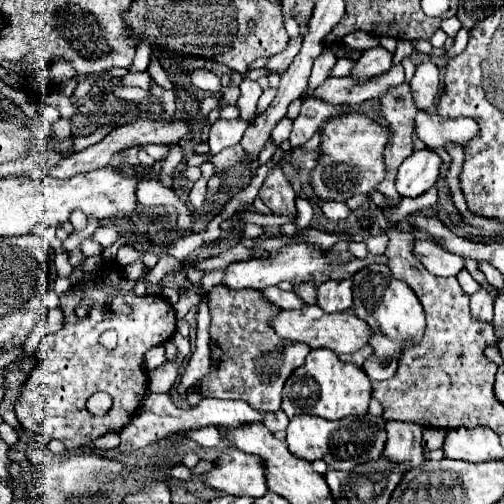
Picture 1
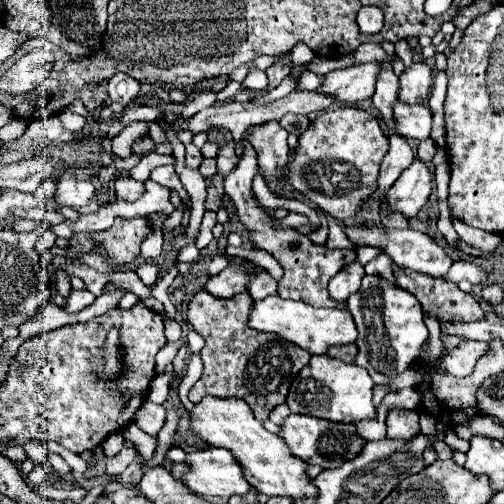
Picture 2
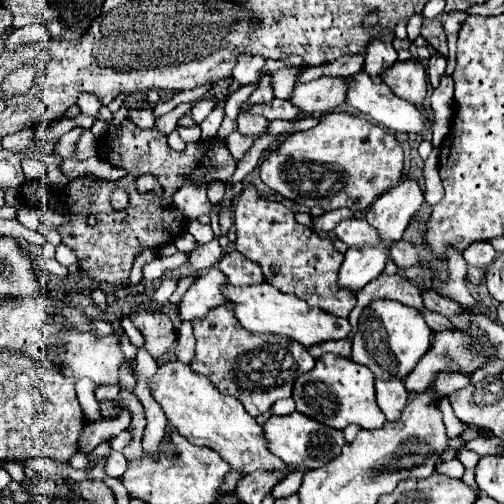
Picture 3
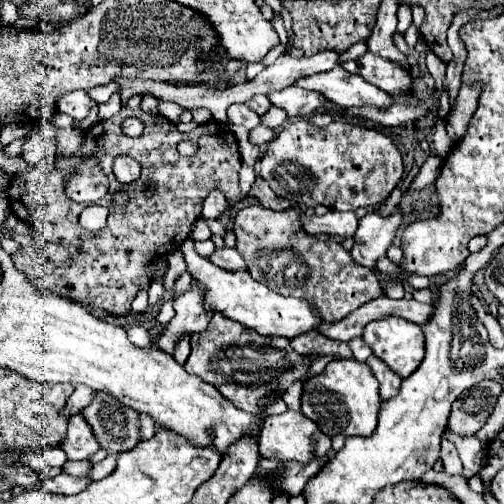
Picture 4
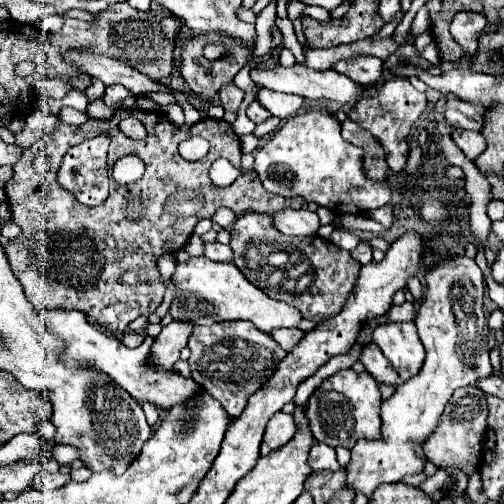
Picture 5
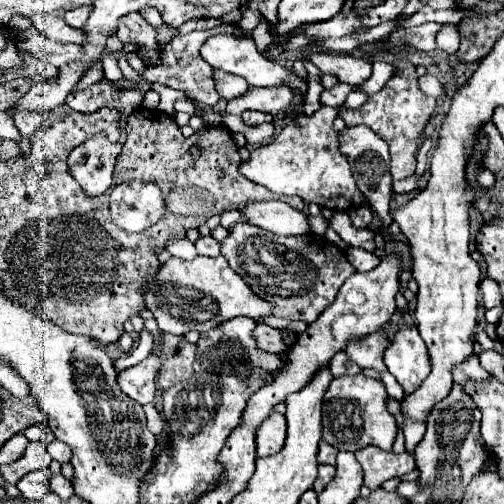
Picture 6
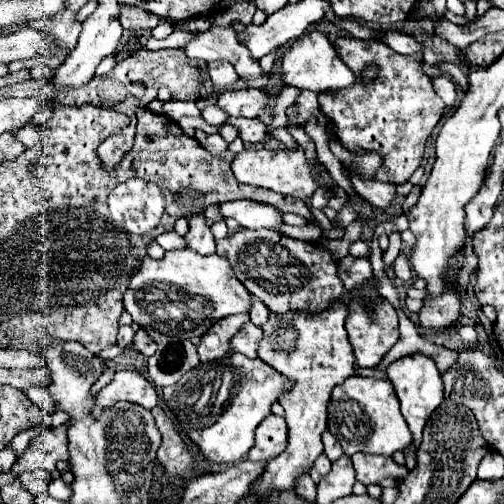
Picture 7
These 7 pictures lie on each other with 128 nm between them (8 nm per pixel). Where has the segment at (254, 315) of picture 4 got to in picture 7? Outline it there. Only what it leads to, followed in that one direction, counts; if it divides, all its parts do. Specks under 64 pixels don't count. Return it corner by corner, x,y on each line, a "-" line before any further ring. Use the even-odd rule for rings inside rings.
176,250
166,252
162,260
144,258
140,272
132,276
128,292
124,292
124,308
140,326
154,326
168,336
202,336
218,320
248,312
252,306
252,294
232,272
232,266
222,256
200,256
198,252

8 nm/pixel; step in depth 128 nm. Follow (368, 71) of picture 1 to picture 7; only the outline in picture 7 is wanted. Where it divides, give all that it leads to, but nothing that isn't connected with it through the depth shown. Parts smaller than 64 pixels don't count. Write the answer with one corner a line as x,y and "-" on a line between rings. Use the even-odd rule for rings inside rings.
244,88
244,90
224,90
218,96
218,106
226,110
230,116
242,118
256,118
260,112
268,108
272,94
258,88

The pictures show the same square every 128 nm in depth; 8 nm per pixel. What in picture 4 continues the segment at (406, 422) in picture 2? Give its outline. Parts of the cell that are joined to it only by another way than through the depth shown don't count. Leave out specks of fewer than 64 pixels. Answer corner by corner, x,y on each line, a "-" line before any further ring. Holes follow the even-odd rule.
370,356
370,358
366,360
366,364
370,366
372,374
374,374
376,380
380,382
380,398
382,398
382,400
394,398
394,396
400,392
400,384
402,384
400,376
396,376
382,360
376,360
376,356

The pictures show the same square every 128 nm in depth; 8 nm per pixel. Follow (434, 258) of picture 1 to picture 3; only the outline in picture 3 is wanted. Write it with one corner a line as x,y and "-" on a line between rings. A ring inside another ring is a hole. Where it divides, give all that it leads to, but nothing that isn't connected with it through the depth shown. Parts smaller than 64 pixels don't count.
350,218
350,220
342,220
336,228
334,228
336,236
346,242
348,246
376,246
378,242
382,242
380,234
376,232
376,228
372,228
364,218
-
392,240
390,246
390,258
398,266
398,270
406,270
410,266
420,266
420,256
418,256
418,246
408,242
408,240

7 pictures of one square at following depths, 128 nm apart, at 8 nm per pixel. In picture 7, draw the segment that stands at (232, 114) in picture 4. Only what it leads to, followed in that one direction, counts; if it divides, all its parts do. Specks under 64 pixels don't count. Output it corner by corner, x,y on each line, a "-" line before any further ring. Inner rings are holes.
224,62
208,64
208,72
210,72
214,86
218,86
218,88
228,88
240,80
240,76
236,76
234,68
230,64
224,64

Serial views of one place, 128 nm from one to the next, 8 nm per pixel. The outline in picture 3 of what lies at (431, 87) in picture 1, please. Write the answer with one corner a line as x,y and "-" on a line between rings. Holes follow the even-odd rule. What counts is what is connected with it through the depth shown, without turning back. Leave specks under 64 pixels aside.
420,60
396,62
394,68
384,74
384,84
388,84
396,96
422,106
428,92
428,74

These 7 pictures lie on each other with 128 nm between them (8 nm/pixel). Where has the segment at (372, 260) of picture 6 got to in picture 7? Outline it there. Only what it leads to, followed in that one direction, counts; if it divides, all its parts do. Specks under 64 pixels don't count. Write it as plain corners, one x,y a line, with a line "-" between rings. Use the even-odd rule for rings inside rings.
344,256
340,260
340,274
344,276
344,288
352,290
354,286
362,284
364,280
372,278
372,264
370,264
370,256
362,256
362,258
354,258
354,256

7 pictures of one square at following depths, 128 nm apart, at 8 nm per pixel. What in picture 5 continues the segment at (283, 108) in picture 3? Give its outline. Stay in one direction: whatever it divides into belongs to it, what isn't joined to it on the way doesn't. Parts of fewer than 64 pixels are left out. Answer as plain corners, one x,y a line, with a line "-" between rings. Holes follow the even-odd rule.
272,116
272,118
268,118
268,120
264,120
264,122
260,122
258,126
256,126
256,130
254,130
254,134
256,136
266,136
266,134
270,134
270,132
274,132
278,126
280,126
280,118
276,118
276,116

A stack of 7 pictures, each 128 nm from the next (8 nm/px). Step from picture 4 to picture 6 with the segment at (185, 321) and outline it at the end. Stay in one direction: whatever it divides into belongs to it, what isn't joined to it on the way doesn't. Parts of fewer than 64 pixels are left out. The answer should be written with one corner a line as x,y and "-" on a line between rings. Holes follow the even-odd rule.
150,354
136,366
126,368
124,372
118,374
118,384
124,394
134,398
140,404
148,404
154,400
156,392
156,380
162,368
162,358
156,354

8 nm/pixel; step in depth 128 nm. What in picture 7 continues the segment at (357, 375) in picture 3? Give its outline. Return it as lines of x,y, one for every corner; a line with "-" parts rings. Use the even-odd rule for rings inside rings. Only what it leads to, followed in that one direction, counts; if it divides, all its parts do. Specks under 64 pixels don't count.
350,376
332,390
328,404
328,430
348,456
356,452
392,456
396,450
404,450
412,442
412,432
400,414
400,402
396,400
392,384
388,380
362,376

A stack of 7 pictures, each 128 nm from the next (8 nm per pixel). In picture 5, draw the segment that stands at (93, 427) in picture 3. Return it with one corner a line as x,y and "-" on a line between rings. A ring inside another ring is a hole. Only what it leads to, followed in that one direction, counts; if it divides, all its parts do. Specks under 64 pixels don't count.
57,445
54,448
53,458
60,465
67,465
74,460
79,459
80,452
78,449
71,445

